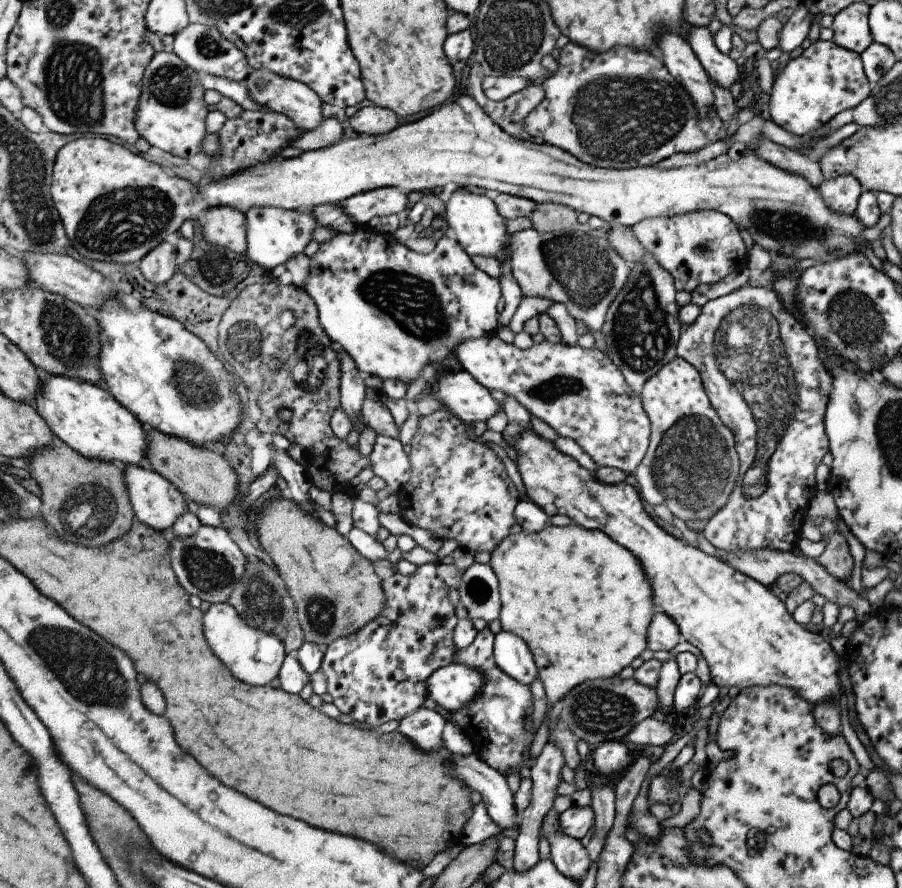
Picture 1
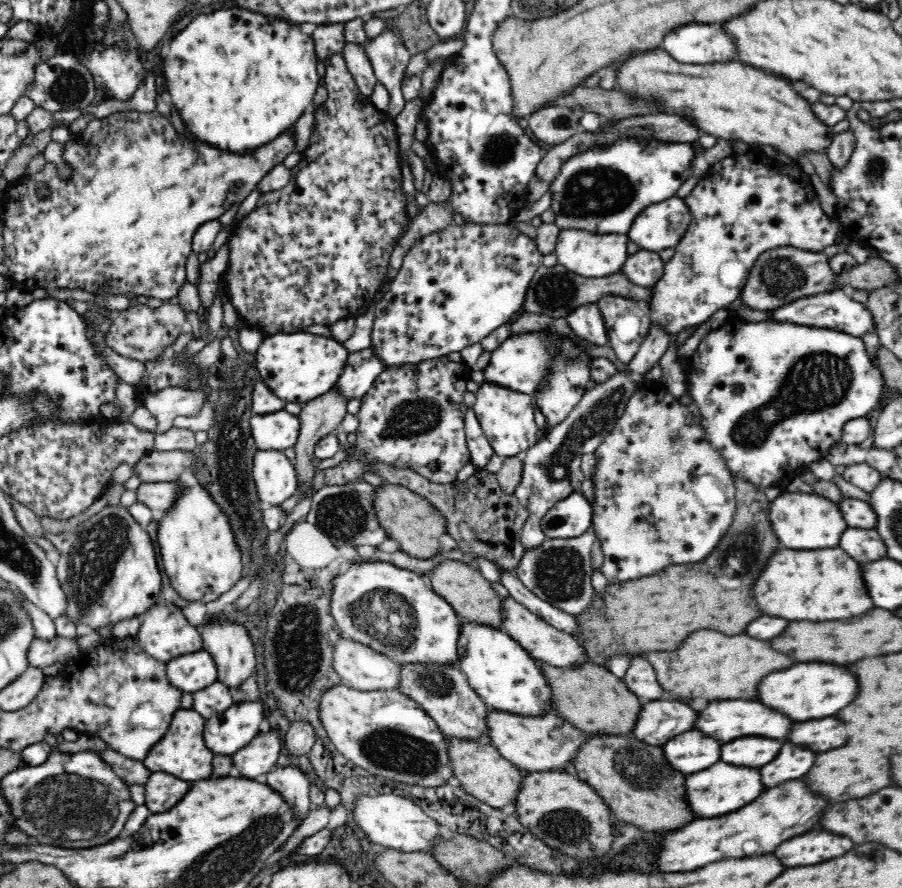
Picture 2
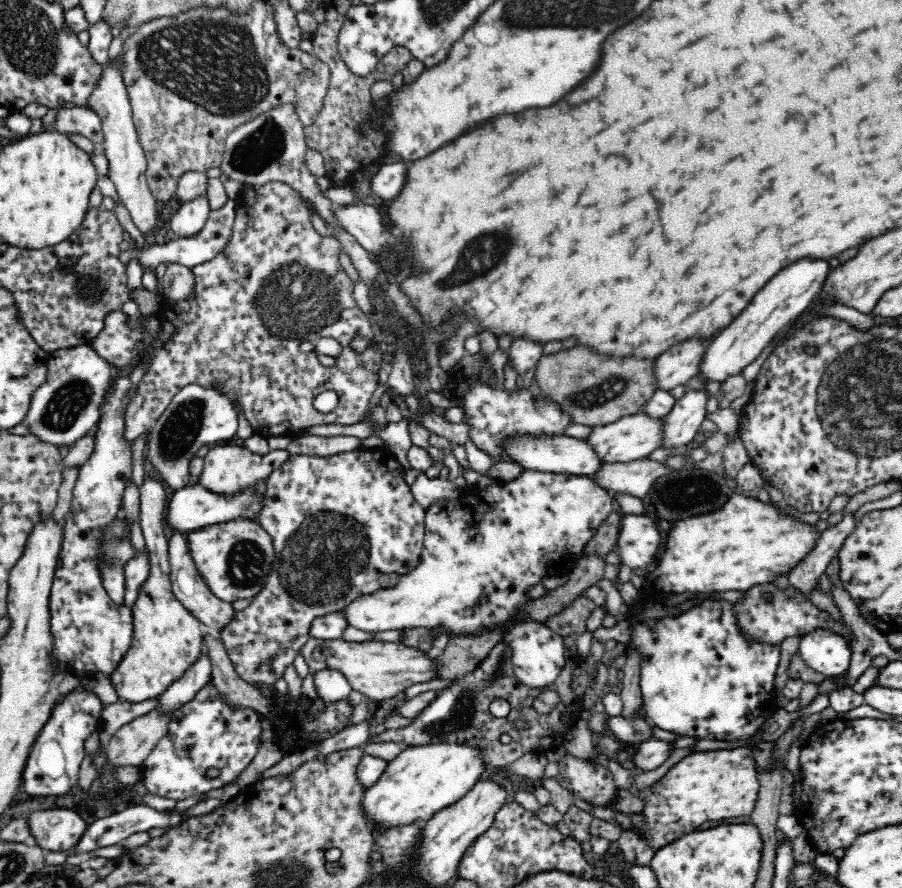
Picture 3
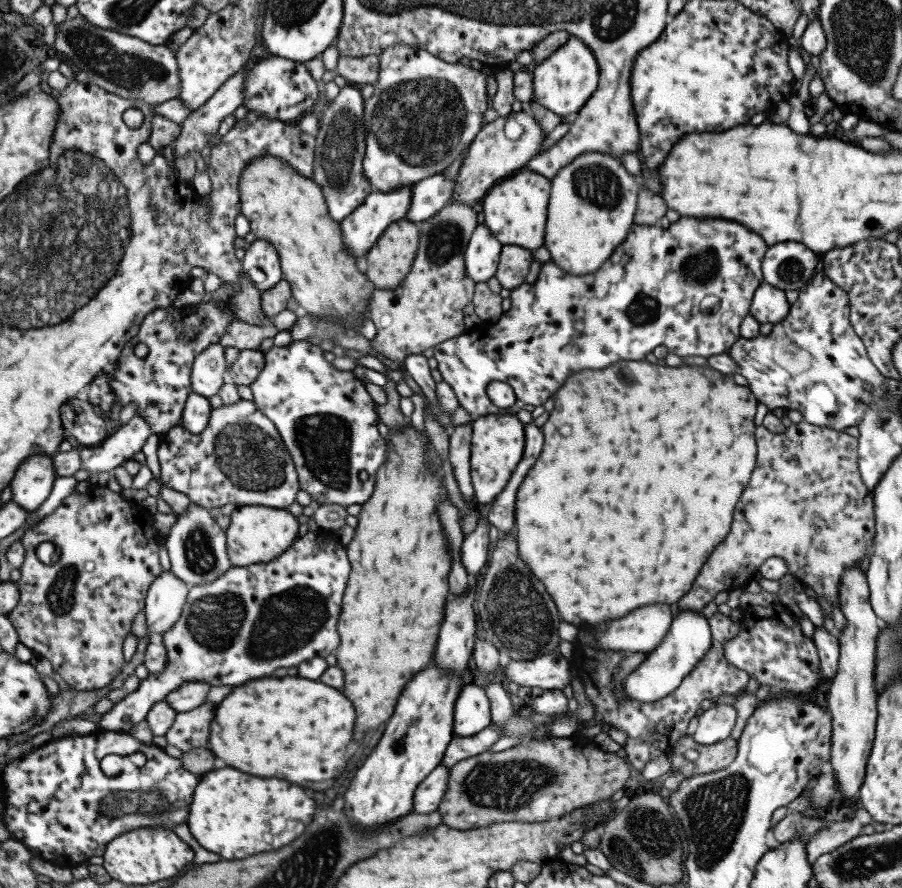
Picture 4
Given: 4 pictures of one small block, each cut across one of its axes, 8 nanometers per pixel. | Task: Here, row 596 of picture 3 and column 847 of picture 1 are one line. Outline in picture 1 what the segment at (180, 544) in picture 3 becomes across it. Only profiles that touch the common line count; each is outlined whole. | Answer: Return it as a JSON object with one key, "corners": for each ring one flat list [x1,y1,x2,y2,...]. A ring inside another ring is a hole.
{"corners":[[850,175,825,179,819,186,819,193,823,196,827,207,832,212,842,213,847,217,855,214,858,197,862,191,860,182]]}

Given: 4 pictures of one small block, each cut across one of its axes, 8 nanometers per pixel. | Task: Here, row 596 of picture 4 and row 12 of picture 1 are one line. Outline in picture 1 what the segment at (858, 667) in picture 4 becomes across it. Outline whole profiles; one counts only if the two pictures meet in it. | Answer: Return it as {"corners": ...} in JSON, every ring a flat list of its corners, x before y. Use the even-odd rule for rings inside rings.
{"corners":[[852,3,834,15,833,41,861,55,873,42,869,27,869,5]]}

